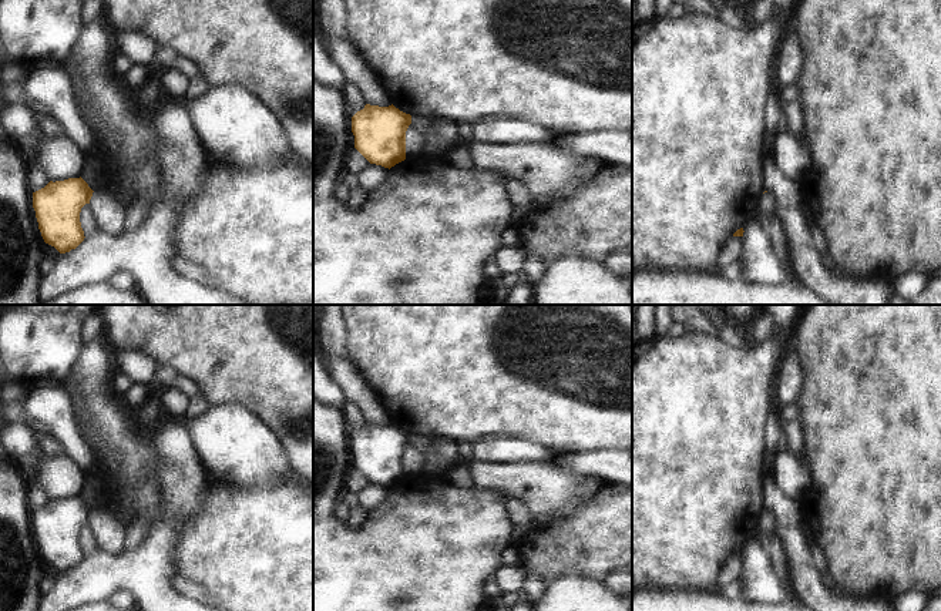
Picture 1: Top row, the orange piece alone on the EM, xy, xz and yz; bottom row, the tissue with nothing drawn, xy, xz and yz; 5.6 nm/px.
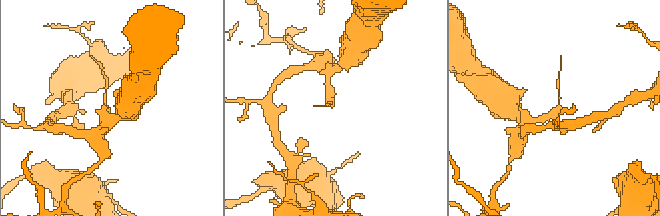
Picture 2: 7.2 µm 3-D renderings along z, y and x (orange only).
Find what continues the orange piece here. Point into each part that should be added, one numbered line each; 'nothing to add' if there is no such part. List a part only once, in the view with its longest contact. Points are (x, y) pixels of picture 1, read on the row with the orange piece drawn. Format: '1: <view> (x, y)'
nothing to add

